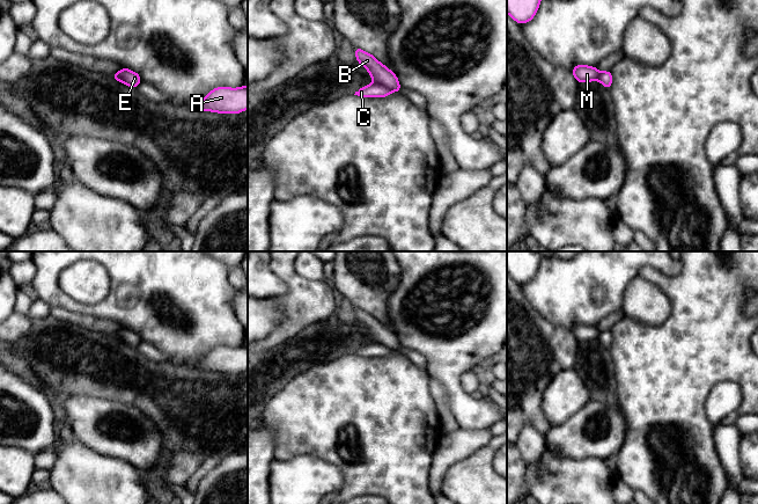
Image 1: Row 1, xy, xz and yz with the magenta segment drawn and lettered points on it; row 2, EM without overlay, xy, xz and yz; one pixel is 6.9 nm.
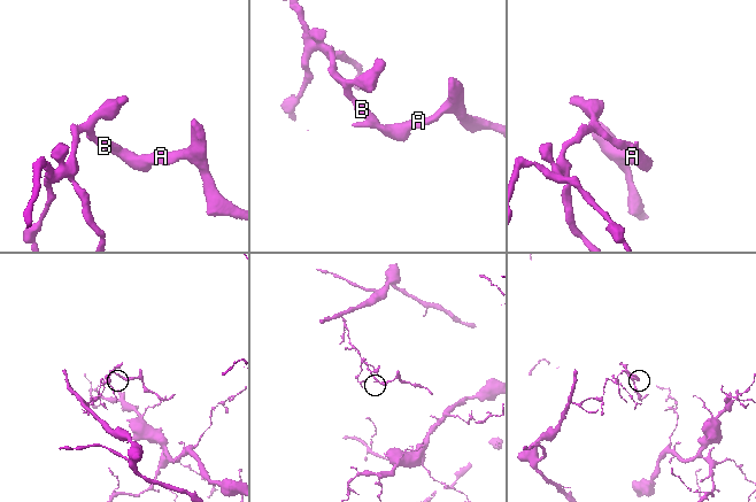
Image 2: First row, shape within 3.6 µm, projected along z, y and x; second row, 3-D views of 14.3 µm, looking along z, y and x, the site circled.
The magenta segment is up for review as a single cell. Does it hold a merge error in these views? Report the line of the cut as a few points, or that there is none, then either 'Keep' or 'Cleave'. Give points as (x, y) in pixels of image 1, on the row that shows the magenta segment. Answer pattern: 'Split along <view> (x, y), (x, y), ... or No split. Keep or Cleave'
Split along xz (375, 81), (392, 90). Cleave

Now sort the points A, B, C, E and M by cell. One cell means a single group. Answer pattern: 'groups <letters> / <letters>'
groups A C / B E M

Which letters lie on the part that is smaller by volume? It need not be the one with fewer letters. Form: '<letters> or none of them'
A, C

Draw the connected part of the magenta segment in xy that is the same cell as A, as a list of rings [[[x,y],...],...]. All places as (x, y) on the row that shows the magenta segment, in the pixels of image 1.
[[[248,86],[240,88],[218,87],[198,104],[199,111],[240,114],[248,109]]]

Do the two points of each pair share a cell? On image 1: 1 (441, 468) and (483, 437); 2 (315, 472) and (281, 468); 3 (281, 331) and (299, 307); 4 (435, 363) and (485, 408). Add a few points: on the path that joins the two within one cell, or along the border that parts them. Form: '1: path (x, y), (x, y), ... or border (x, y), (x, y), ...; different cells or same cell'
1: path (449, 458), (465, 442), (472, 439); same cell
2: path (307, 472), (289, 472); same cell
3: path (287, 326), (297, 313); same cell
4: path (449, 377), (453, 388), (471, 407); same cell

